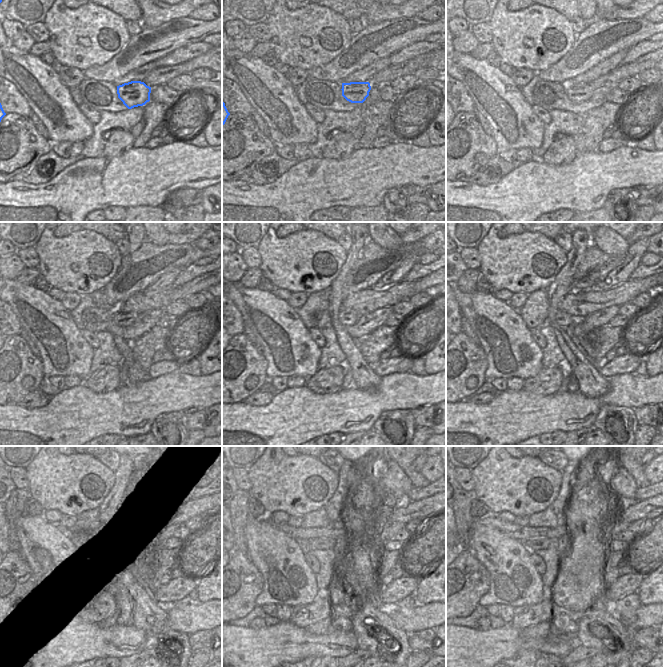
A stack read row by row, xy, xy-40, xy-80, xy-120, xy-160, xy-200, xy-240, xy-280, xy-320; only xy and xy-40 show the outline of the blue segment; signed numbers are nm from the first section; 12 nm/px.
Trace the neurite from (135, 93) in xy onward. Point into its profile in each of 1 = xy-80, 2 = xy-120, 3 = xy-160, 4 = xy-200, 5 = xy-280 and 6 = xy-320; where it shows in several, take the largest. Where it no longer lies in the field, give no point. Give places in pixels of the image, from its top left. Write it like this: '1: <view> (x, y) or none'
1: xy-80 (577, 92)
2: xy-120 (121, 319)
3: xy-160 (338, 319)
4: xy-200 (559, 320)
5: xy-280 (317, 543)
6: xy-320 (540, 543)

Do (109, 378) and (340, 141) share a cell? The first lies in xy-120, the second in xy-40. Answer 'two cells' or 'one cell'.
one cell

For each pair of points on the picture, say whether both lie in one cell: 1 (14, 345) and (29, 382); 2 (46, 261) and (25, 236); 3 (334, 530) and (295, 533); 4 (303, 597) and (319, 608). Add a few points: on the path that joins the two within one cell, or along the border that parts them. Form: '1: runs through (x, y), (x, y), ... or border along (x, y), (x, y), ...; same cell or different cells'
1: runs through (15, 354), (15, 368), (20, 373); same cell
2: border along (43, 232), (33, 246); different cells
3: runs through (324, 532), (305, 533); same cell
4: border along (318, 594), (312, 601), (296, 604), (292, 608); different cells

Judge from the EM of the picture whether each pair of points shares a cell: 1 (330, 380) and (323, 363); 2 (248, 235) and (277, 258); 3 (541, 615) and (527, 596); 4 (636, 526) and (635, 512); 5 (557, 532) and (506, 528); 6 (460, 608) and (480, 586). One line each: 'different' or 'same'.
1: different
2: different
3: different
4: different
5: same
6: same

